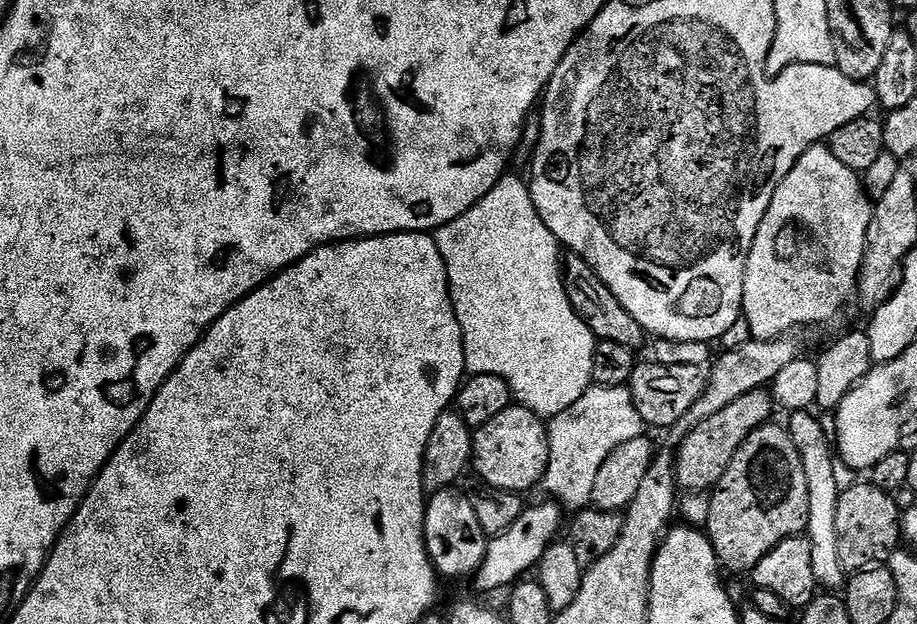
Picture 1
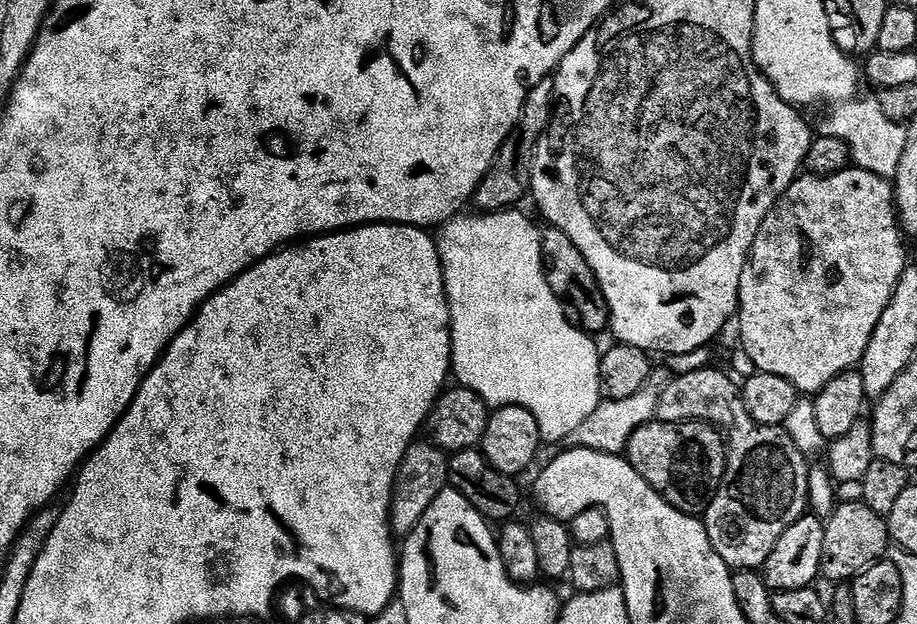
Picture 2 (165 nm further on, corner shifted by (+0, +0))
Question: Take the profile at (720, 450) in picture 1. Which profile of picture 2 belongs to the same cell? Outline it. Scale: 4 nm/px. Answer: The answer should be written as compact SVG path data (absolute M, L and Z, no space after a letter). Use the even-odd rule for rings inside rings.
M695 418L685 419L683 422L669 422L668 420L655 419L651 424L634 430L626 449L626 458L650 482L650 486L670 506L682 510L688 516L703 517L710 506L714 494L724 481L724 468L728 464L728 453L726 451L726 440L721 429Z

